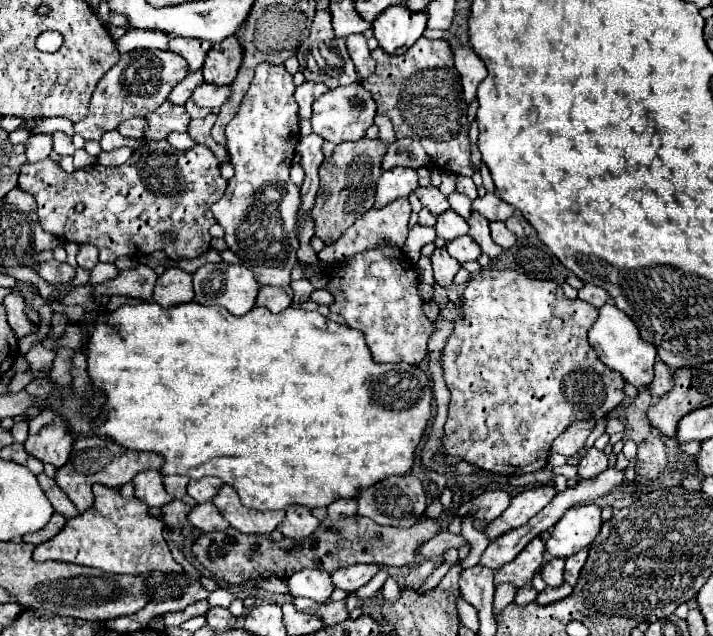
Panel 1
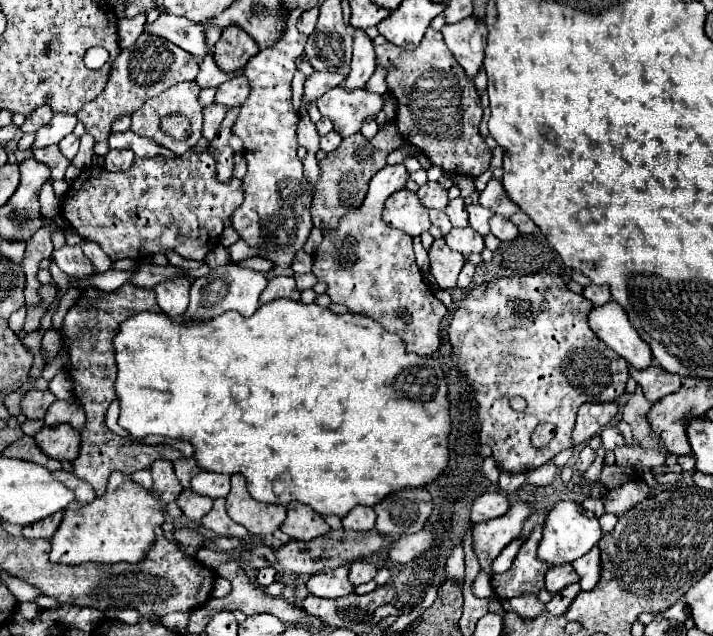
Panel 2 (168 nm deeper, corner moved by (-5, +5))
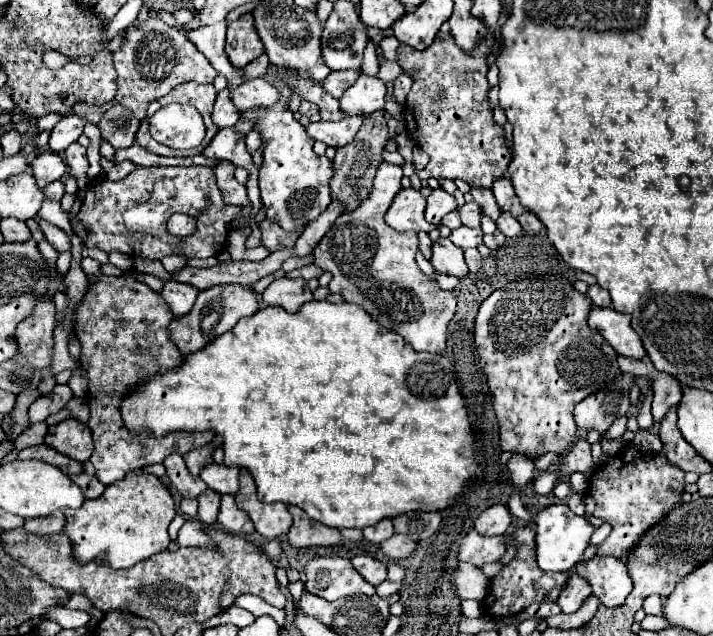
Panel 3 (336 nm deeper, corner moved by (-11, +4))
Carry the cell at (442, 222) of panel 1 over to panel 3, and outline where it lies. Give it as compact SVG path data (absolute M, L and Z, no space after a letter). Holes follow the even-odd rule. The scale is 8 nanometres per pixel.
M475 202L459 206L457 214L459 214L463 226L467 226L467 228L479 228L481 226L481 210L479 210L479 206Z

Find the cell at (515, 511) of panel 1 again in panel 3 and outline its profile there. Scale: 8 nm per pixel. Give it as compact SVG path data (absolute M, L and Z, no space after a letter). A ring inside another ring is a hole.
M471 530L467 538L461 542L459 548L459 560L469 562L473 566L483 566L489 562L499 562L505 554L505 534L503 536L479 536L479 532Z

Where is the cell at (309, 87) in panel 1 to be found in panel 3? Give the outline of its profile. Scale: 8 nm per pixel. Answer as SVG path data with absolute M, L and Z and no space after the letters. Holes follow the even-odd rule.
M345 70L345 72L331 72L327 80L323 80L323 90L335 98L341 98L343 92L357 80L359 70Z

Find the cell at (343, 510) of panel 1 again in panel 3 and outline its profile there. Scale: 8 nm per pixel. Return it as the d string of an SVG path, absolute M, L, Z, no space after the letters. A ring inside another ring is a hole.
M387 518L387 520L379 520L379 524L373 524L373 526L363 528L363 538L369 540L369 542L379 544L379 542L391 538L393 532L395 530L393 530L393 524L391 524L391 518Z

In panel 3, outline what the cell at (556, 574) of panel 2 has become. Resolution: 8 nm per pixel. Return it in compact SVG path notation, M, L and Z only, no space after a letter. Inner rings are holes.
M571 572L567 578L567 584L557 600L557 604L561 606L561 610L565 614L573 614L579 610L579 606L583 604L583 600L591 594L591 586L587 586L585 578L581 578L579 574Z

